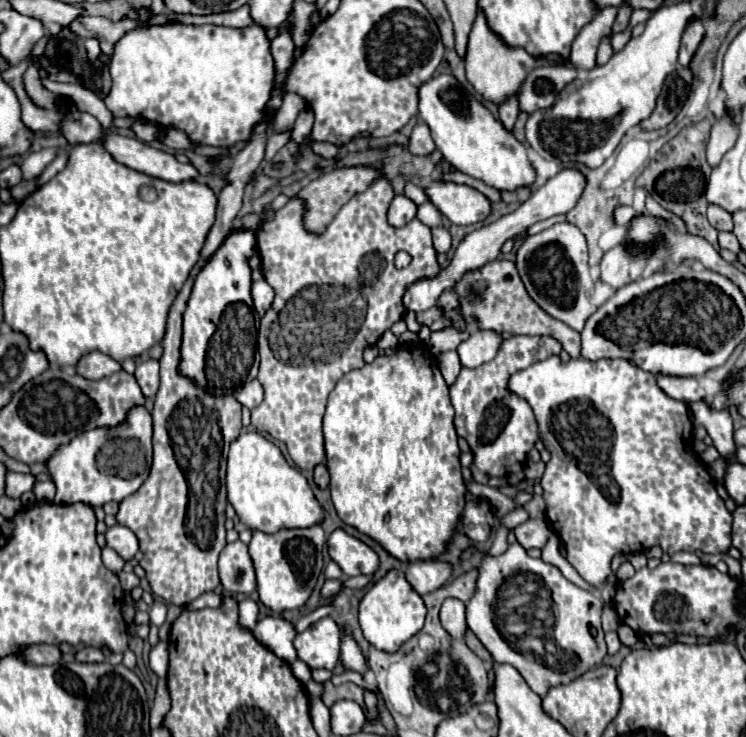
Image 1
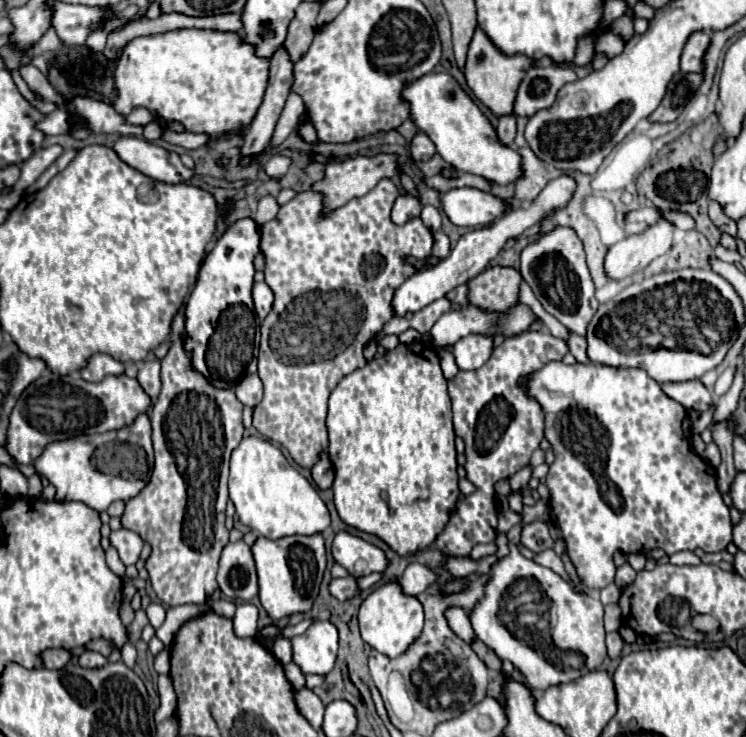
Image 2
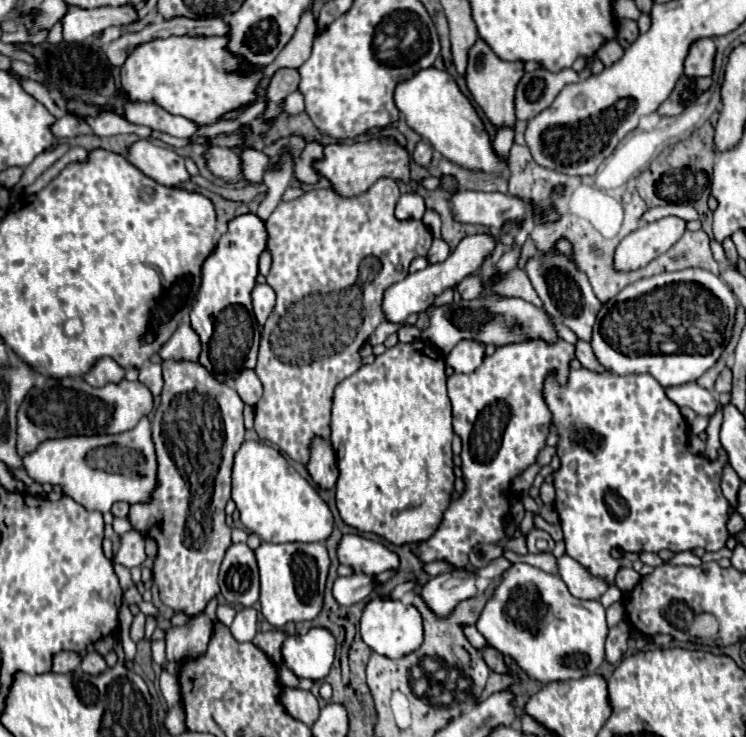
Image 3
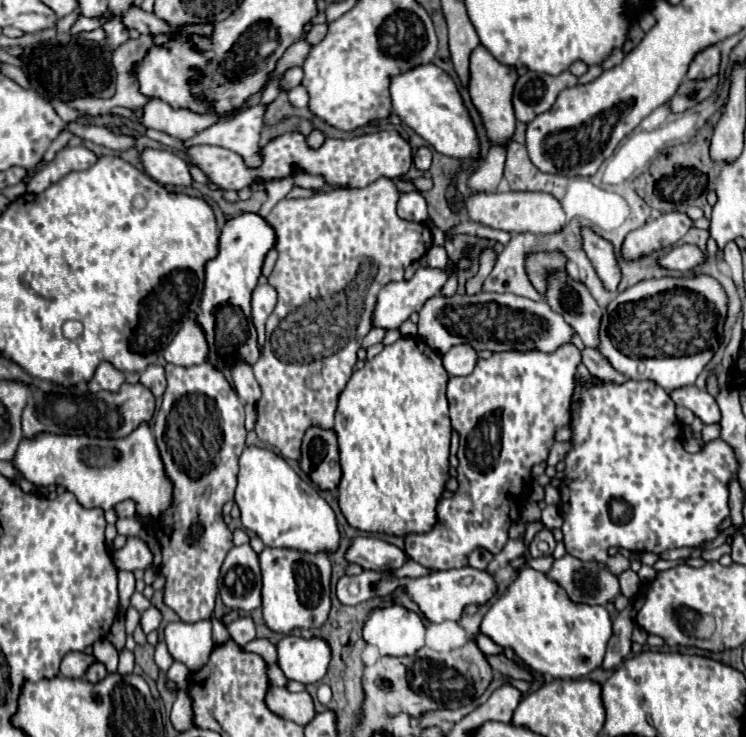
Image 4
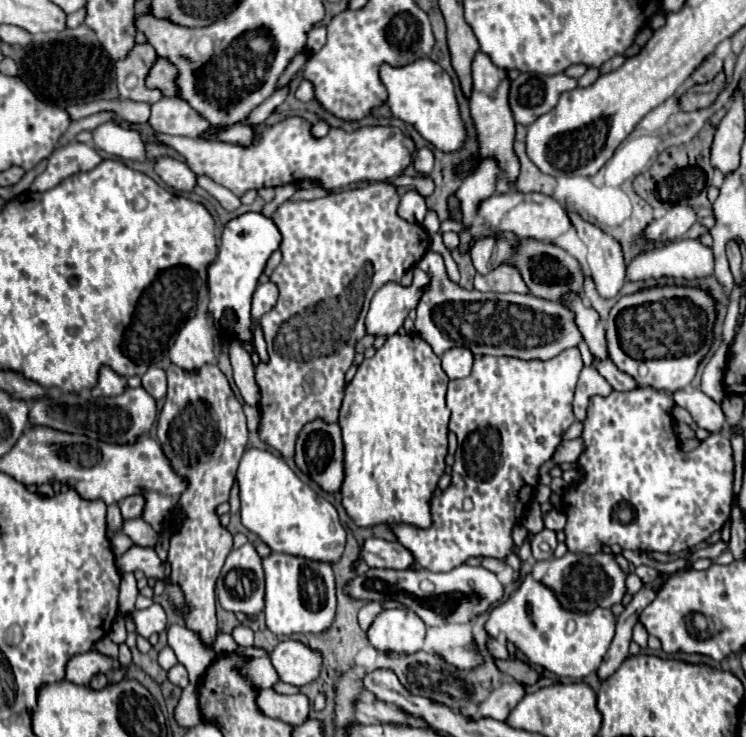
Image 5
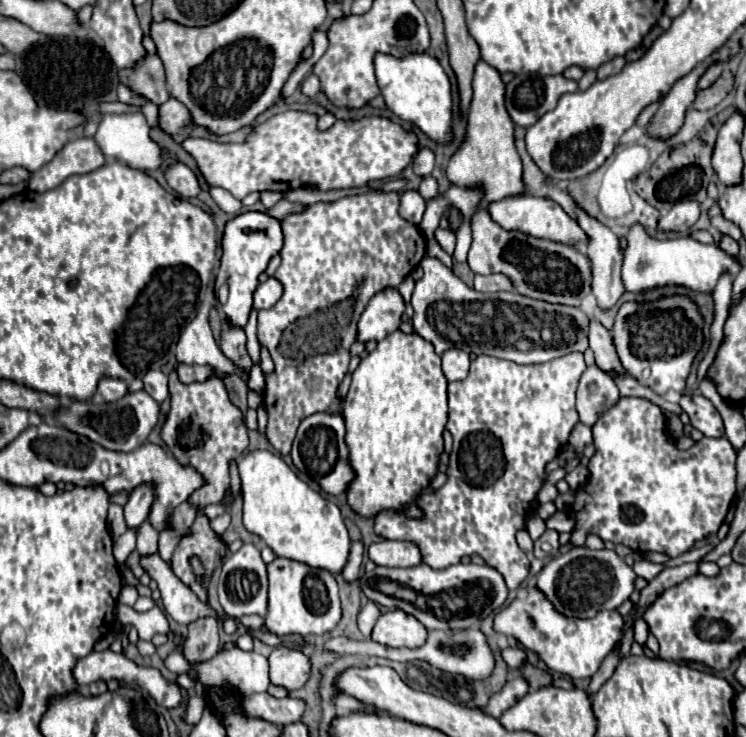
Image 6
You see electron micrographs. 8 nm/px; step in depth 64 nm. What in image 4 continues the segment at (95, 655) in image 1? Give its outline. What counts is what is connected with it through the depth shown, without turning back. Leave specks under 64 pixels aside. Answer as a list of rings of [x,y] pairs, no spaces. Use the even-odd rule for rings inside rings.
[[[94,662],[94,664],[90,666],[90,670],[88,670],[86,678],[88,678],[92,684],[96,684],[96,682],[104,680],[104,676],[106,676],[106,674],[108,674],[108,672],[106,672],[106,666],[104,666],[102,662]]]

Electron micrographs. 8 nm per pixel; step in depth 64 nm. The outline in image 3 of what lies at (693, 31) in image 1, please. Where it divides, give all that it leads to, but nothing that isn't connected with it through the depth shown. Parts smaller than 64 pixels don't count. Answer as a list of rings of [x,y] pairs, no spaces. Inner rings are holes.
[[[712,38],[694,42],[690,48],[690,54],[686,58],[686,64],[684,64],[684,74],[690,78],[712,76],[714,56],[716,56],[716,46],[714,46]]]

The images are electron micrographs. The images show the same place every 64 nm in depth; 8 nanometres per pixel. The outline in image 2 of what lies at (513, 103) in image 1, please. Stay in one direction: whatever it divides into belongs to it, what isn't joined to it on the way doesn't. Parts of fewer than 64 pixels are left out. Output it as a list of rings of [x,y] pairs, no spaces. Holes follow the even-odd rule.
[[[514,114],[502,116],[502,118],[498,120],[496,132],[498,132],[502,144],[514,144],[514,136],[516,136],[516,116],[514,116]]]

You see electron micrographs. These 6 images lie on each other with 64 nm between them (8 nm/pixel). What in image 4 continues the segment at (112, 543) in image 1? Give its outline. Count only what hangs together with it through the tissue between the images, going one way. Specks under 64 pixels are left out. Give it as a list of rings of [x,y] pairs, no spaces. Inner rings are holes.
[[[128,538],[126,546],[118,552],[114,552],[112,558],[114,558],[114,564],[118,570],[138,570],[138,568],[140,570],[146,570],[146,568],[156,570],[152,552],[140,538]]]

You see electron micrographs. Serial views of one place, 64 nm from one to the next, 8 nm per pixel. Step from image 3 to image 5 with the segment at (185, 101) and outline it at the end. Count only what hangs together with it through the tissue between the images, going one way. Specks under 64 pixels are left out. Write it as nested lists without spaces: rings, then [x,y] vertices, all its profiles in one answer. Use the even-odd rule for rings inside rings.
[[[158,58],[158,62],[152,66],[152,70],[146,78],[146,86],[162,90],[164,96],[176,96],[178,94],[176,84],[174,84],[176,76],[178,76],[178,66],[164,58]]]

